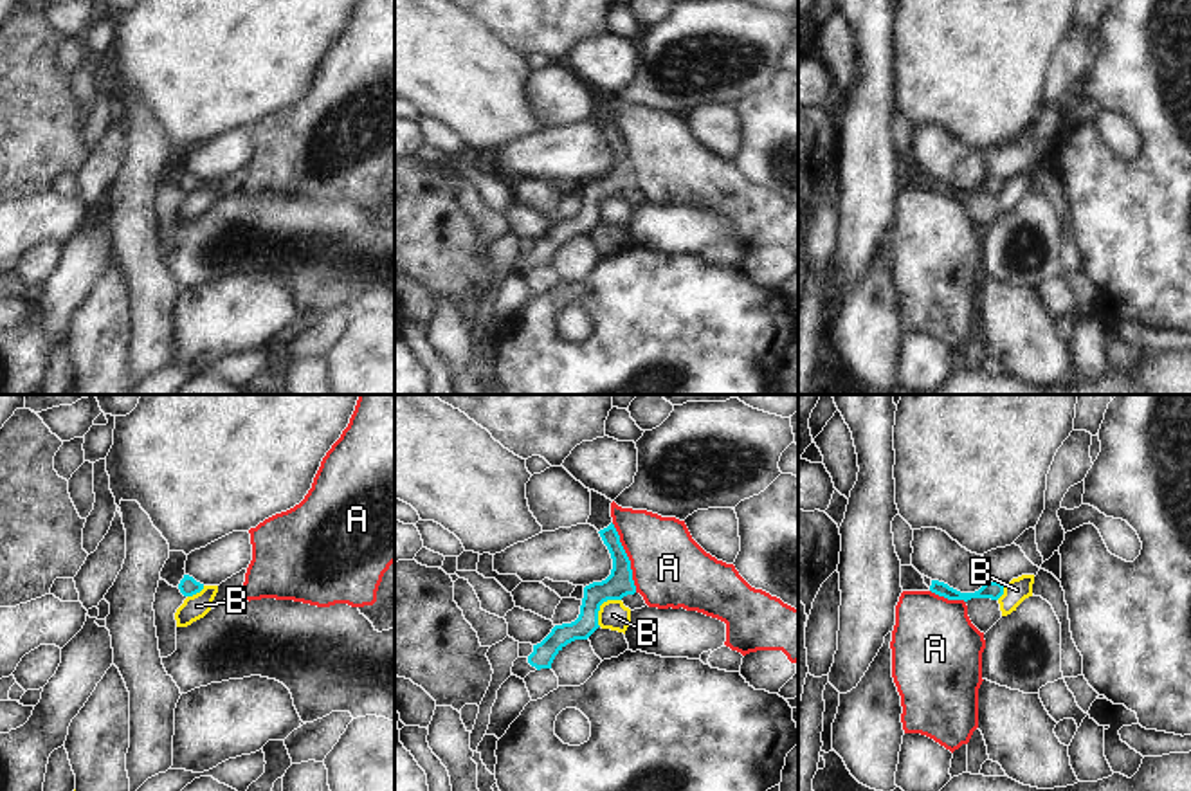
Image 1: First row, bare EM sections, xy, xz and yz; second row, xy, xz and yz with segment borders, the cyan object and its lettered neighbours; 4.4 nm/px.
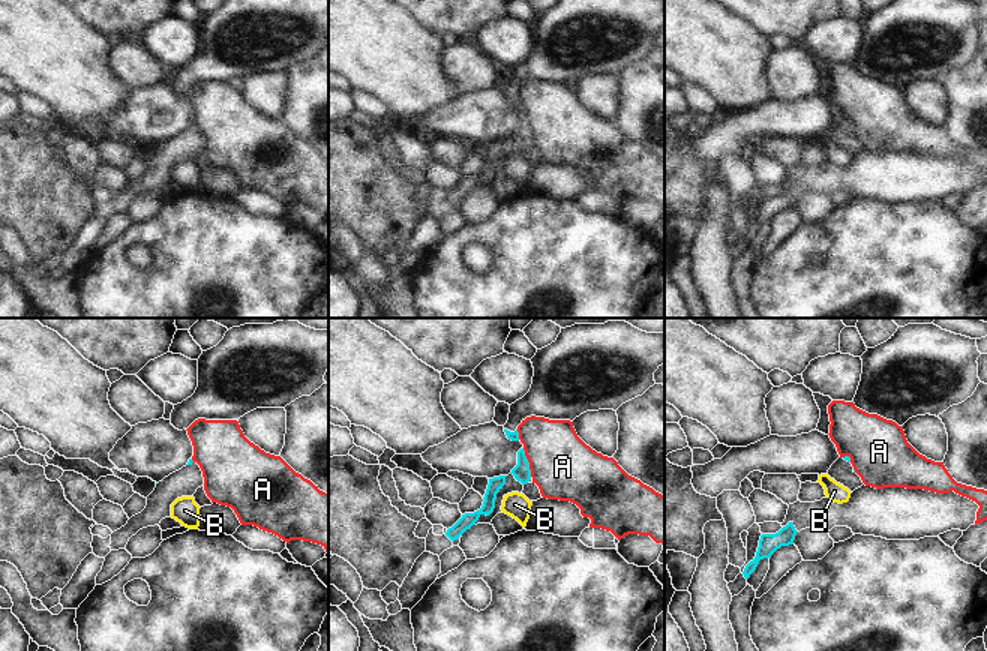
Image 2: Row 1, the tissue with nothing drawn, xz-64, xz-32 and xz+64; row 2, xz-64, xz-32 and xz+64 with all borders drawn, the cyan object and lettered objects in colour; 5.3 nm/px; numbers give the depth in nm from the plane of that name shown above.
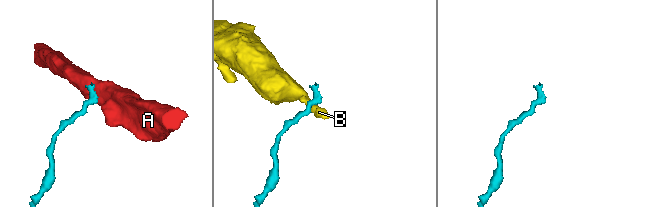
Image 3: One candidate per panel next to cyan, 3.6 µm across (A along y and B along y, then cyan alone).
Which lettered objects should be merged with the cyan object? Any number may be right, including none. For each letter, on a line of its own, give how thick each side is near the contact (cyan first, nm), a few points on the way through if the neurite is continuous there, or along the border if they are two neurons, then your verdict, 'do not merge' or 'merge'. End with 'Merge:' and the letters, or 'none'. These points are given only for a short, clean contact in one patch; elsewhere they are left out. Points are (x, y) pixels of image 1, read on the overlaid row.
A: calibres 120 and 340 nm; border xz (611, 523), (629, 561), (636, 591); do not merge
B: calibres 120 and 130 nm; border xz (620, 599), (609, 599), (600, 606), (599, 626); do not merge
Merge: none

